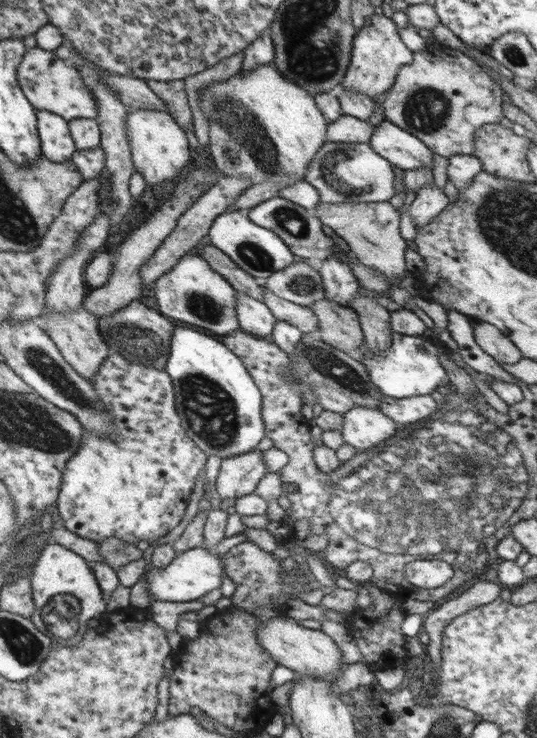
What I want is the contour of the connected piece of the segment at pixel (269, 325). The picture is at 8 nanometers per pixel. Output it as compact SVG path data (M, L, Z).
M236 291L236 315L240 321L240 328L244 331L262 339L270 339L277 320L266 307L266 303Z

